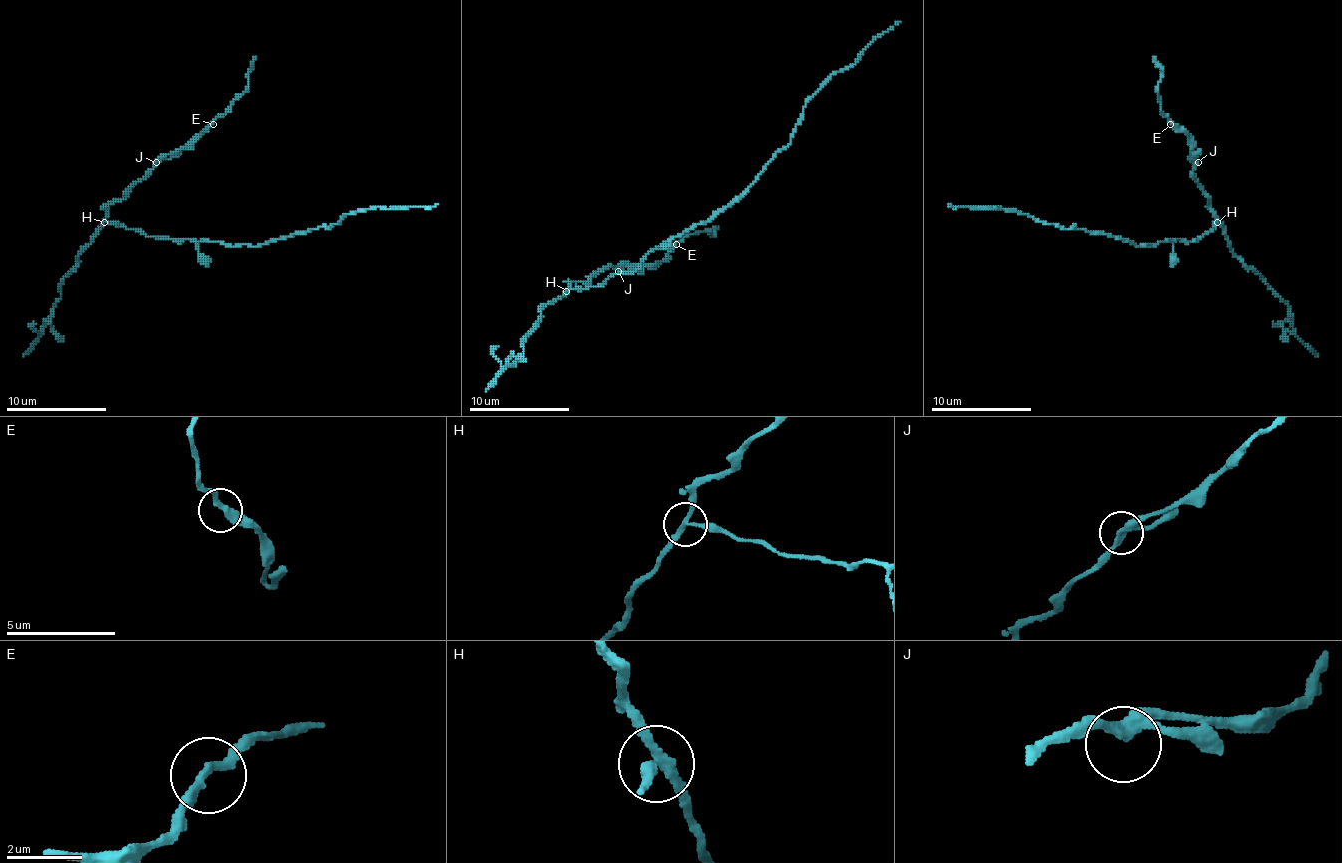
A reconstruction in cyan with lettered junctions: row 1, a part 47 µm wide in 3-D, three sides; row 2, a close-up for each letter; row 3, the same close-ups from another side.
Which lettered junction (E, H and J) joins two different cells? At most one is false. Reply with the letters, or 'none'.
H

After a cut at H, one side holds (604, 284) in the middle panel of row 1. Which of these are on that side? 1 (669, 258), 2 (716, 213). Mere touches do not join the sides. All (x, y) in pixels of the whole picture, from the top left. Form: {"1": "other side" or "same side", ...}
{"1": "other side", "2": "same side"}

